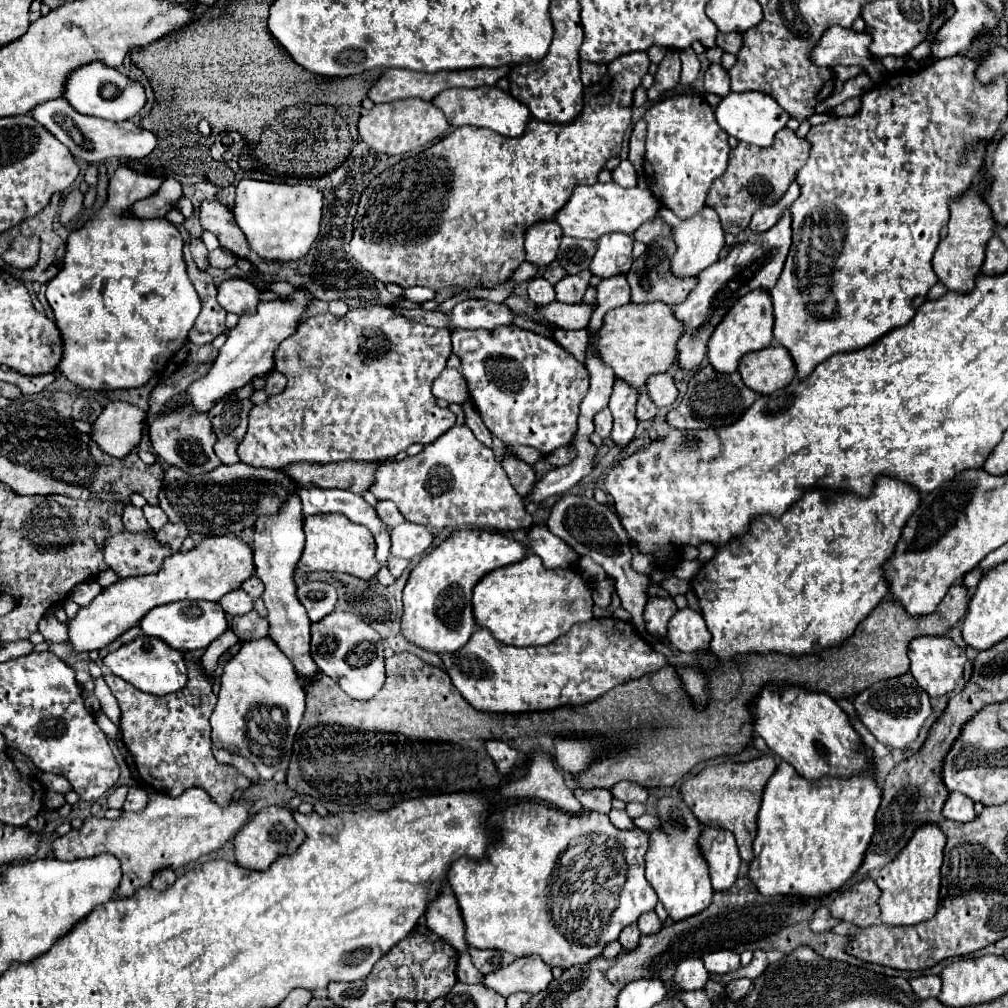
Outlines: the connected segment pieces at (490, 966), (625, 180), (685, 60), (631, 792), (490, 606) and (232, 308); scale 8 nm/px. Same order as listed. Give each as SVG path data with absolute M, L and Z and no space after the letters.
M468 948L468 954L472 958L472 964L482 972L482 974L490 974L496 972L498 968L510 964L514 960L512 954L508 952L500 952L500 950L478 950L478 948Z
M622 160L618 164L618 168L612 172L612 178L614 178L616 184L620 184L624 188L632 188L632 186L636 186L636 178L638 176L634 172L634 166L628 160Z
M686 48L680 52L680 60L682 60L682 84L692 84L698 78L700 72L700 60L698 54L692 48Z
M618 782L614 784L614 788L610 788L612 796L622 800L622 802L646 802L646 788L634 782Z
M536 554L524 556L520 562L502 566L486 574L474 588L474 616L478 626L486 626L496 640L512 646L544 646L554 642L558 636L566 634L576 622L592 620L592 590L594 584L584 580L576 570L548 570Z
M224 280L218 286L218 304L226 312L234 312L238 316L254 314L258 306L258 290L248 280Z

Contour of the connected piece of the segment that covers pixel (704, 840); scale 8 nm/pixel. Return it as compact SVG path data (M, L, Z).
M704 828L700 838L704 858L710 866L710 878L714 890L726 890L736 884L742 858L738 856L736 840L730 830L724 828Z

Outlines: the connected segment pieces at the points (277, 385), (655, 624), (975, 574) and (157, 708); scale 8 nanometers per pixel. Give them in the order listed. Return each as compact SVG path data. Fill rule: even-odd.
M274 370L274 372L272 372L268 378L264 378L264 380L254 378L254 388L256 388L256 390L264 390L264 392L270 394L270 396L282 392L284 386L286 386L286 378L284 378L278 370Z
M652 596L648 598L646 610L644 610L644 622L650 634L654 636L666 636L666 626L670 618L678 612L676 604L672 598L662 598L662 596Z
M974 568L972 572L968 572L966 576L964 576L964 586L968 588L968 590L974 590L976 586L978 586L978 582L980 582L980 578L984 576L984 570L982 568Z
M190 662L186 686L166 696L144 694L114 674L106 674L104 680L122 710L120 728L124 744L136 762L140 778L156 792L180 796L186 788L204 788L218 806L226 806L232 802L232 794L236 790L250 788L250 780L234 766L220 764L214 758L208 724L216 706L216 694L212 692L214 678L200 662Z

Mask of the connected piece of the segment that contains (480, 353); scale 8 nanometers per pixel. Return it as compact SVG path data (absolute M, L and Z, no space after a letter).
M516 326L494 328L494 330L454 330L452 332L454 354L462 362L462 376L468 382L468 390L476 410L480 412L486 428L500 438L506 446L522 444L550 454L556 448L570 446L578 430L580 402L588 392L588 372L566 348L554 338L544 334L522 330Z

